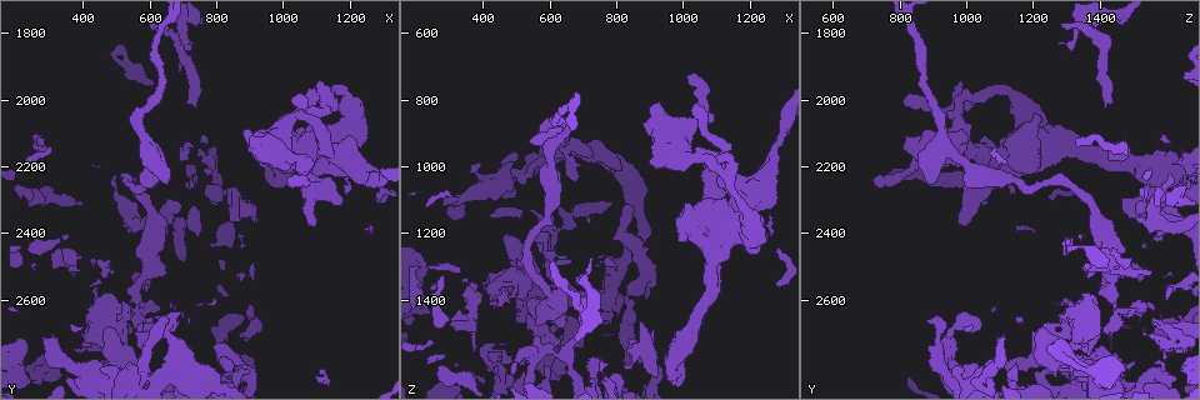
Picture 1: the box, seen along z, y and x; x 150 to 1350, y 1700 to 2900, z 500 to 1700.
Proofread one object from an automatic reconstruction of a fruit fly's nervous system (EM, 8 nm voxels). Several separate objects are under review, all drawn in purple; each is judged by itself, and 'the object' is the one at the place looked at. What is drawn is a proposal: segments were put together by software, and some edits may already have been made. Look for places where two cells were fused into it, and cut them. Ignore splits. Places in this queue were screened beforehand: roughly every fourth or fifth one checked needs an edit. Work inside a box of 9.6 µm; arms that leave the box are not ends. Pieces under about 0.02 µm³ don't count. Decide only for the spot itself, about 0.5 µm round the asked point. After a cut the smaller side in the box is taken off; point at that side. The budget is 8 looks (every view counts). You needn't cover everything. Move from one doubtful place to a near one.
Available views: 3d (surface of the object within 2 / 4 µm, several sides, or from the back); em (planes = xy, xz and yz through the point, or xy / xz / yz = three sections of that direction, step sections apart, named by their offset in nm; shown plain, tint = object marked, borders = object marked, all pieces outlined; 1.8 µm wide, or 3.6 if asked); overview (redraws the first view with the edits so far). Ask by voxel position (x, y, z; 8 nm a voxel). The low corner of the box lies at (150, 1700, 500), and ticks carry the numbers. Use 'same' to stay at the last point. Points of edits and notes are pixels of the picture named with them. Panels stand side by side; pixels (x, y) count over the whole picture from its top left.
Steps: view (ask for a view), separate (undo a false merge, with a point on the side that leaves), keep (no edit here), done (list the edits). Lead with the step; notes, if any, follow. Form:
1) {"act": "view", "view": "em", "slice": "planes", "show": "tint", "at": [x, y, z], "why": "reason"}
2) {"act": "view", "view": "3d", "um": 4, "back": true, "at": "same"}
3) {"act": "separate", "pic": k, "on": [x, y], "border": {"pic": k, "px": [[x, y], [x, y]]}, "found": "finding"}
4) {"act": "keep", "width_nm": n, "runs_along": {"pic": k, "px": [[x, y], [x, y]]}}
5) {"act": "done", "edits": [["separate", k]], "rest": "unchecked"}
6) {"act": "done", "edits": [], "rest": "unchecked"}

{"act": "view", "view": "em", "um": 3.6, "slice": "yz", "step": 16, "show": "tint", "at": [1090, 2140, 1220], "why": "sudden change in width"}

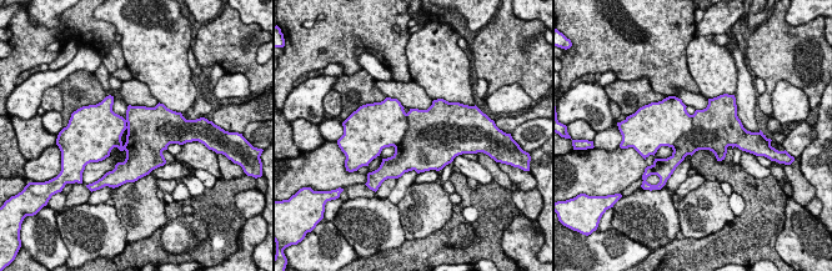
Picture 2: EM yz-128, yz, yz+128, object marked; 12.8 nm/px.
{"act": "separate", "pic": 2, "on": [705, 134], "width_nm": 500, "border": {"pic": 2, "px": [[692, 115], [692, 126], [672, 147]]}, "found": "a second cell is stuck on"}

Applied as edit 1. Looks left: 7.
{"act": "view", "view": "3d", "um": 2, "at": [1100, 1980, 1000], "why": "sudden change in width"}

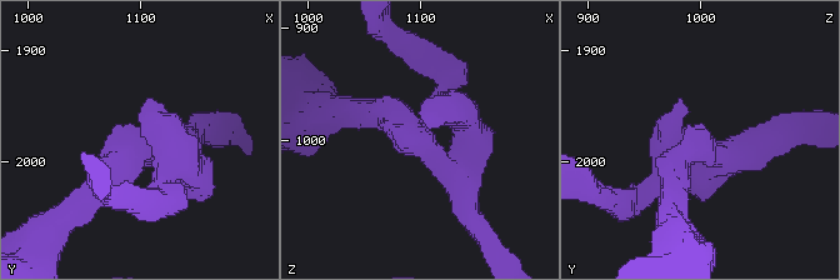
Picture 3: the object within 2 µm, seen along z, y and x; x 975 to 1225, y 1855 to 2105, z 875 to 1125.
{"act": "view", "view": "em", "slice": "yz", "step": 8, "show": "plain", "at": [1098, 1984, 996], "arms": 3, "arm_widths_nm": [200, 200, 220], "why": "shape alone is not enough"}

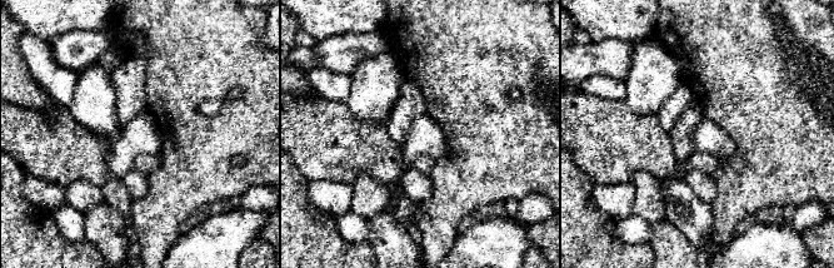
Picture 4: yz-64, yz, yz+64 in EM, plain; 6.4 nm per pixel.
{"act": "view", "view": "em", "slice": "yz", "step": 8, "show": "tint", "at": "same"}

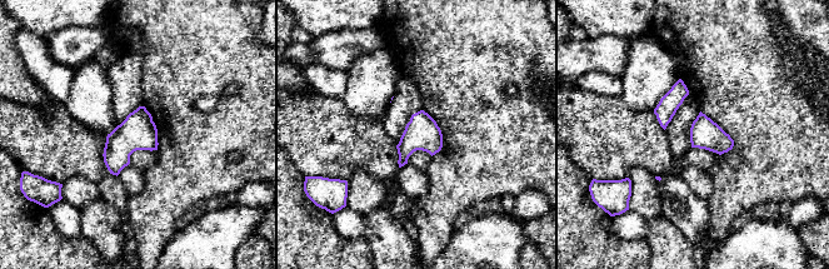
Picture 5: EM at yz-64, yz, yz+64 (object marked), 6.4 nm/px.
{"act": "keep", "found": "one cell here"}

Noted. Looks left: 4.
{"act": "view", "view": "3d", "um": 4, "back": true, "at": [880, 2330, 1540]}

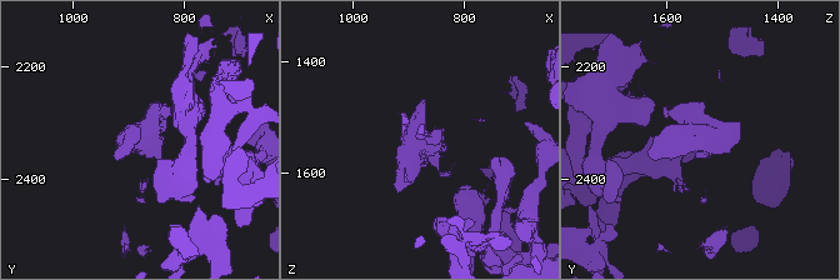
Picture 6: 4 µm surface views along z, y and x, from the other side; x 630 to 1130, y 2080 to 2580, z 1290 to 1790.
{"act": "view", "view": "em", "um": 3.6, "slice": "xy", "step": 4, "show": "tint", "at": [875, 2320, 1545], "why": "shape alone is not enough"}

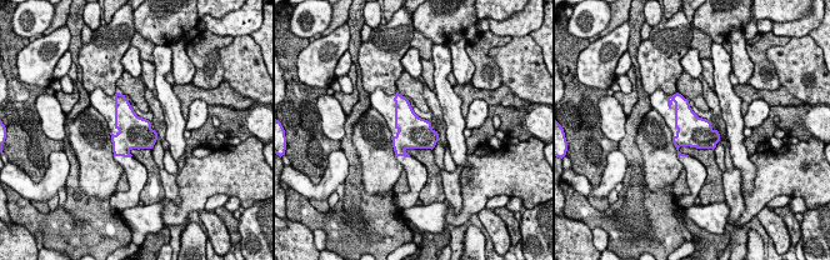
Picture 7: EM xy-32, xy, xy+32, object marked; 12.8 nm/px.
{"act": "view", "view": "em", "um": 3.6, "slice": "planes", "show": "tint", "at": "same", "why": "another direction"}

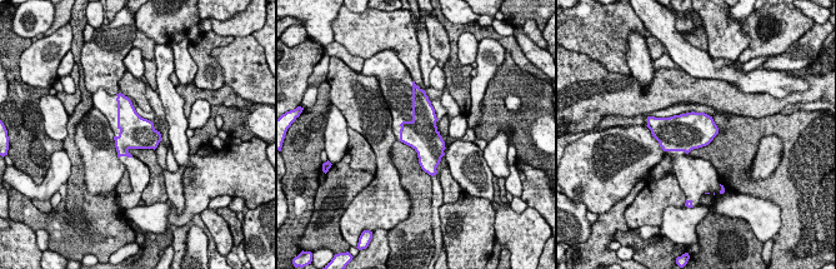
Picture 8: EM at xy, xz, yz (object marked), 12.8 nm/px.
{"act": "keep", "found": "all the same cell"}

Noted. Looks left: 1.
{"act": "done", "edits": [["separate", 2]], "rest": "unchecked"}

